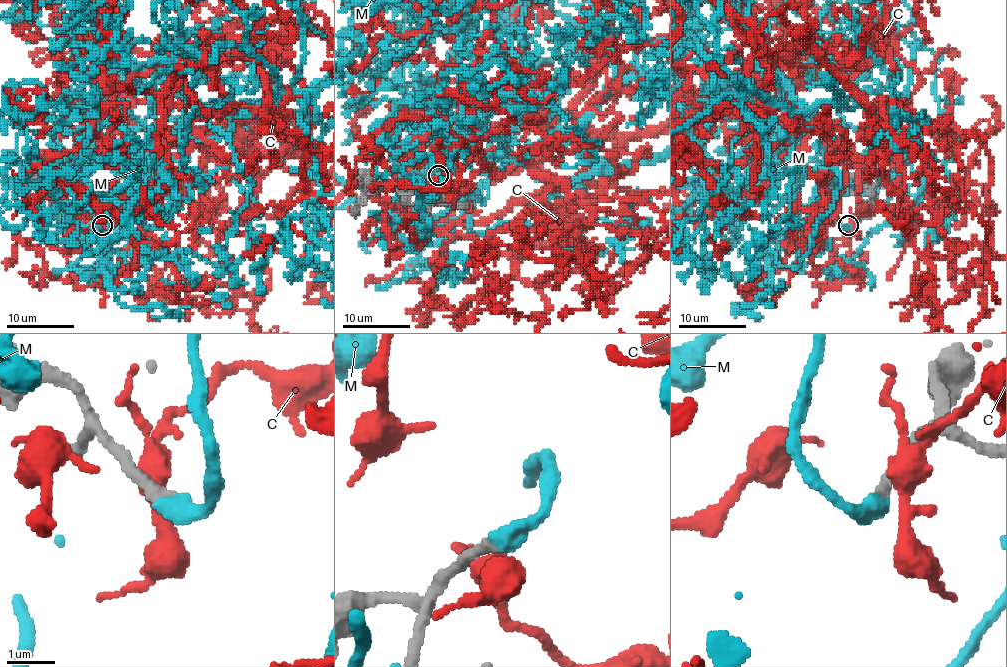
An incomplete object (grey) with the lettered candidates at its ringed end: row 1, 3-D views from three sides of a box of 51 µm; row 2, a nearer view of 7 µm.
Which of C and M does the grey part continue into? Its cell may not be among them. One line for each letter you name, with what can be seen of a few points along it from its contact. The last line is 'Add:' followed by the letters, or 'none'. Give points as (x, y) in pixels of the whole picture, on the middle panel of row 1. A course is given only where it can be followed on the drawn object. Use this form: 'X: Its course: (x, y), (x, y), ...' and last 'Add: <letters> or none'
Add: M

